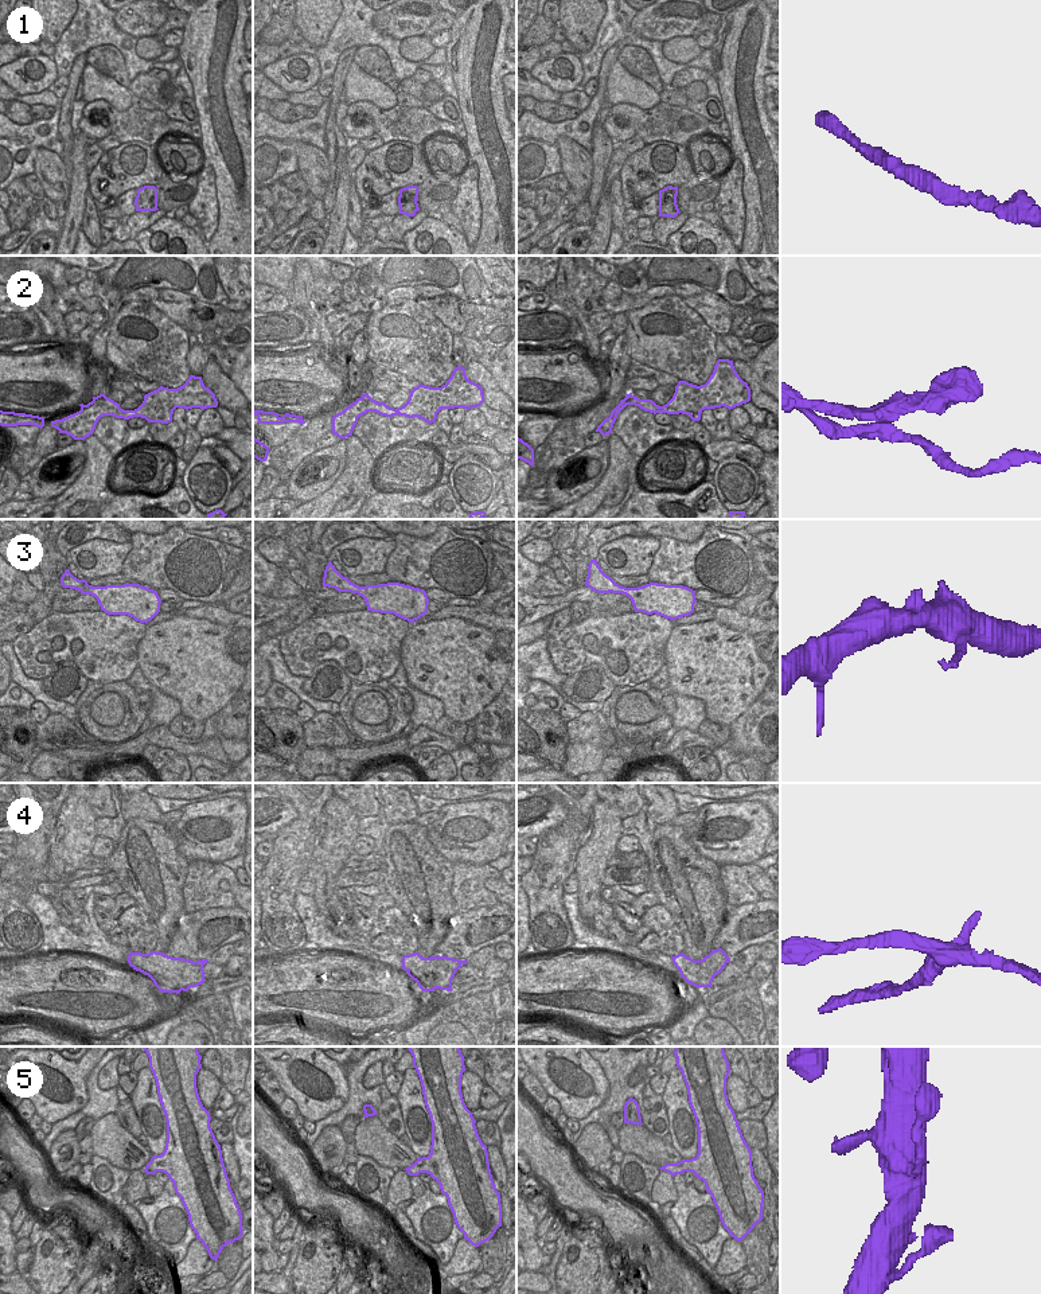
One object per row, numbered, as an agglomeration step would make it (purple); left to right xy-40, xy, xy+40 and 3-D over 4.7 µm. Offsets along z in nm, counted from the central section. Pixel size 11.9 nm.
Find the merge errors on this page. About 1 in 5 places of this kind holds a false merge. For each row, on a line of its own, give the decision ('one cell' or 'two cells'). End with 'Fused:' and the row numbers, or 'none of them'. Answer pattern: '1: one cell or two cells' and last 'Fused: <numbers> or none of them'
1: one cell
2: one cell
3: one cell
4: two cells
5: one cell
Fused: 4

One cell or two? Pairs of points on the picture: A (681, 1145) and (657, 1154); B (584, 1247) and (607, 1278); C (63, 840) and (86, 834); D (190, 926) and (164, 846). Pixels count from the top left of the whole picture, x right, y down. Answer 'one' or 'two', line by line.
A: two
B: two
C: one
D: two

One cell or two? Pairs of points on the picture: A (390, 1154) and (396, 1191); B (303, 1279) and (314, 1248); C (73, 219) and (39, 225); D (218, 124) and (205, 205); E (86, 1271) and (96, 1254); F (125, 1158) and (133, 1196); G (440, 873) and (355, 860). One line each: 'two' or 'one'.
A: one
B: one
C: two
D: two
E: one
F: one
G: one

